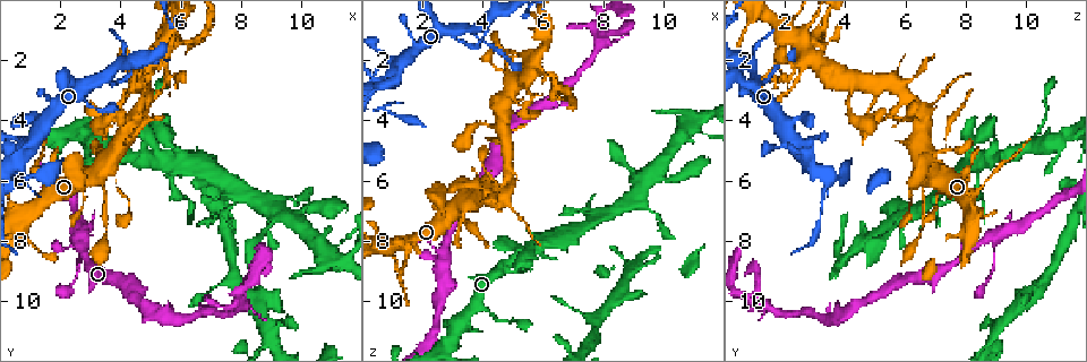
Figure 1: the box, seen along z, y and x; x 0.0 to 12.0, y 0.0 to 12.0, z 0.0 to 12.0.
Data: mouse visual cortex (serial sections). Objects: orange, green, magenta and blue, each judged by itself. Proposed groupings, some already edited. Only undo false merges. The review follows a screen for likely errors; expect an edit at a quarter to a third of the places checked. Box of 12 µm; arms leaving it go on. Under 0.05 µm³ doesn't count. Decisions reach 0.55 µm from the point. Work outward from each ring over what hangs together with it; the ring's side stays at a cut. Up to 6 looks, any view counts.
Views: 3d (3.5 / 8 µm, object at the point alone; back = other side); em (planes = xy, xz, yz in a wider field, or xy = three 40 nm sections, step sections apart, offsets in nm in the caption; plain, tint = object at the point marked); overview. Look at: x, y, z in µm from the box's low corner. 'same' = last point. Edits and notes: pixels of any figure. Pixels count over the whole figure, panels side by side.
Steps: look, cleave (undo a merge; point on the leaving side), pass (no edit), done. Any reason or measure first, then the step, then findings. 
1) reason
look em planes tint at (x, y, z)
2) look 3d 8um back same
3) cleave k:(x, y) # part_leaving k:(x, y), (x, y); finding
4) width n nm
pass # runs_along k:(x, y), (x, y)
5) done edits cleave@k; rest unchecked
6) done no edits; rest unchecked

a narrow waist
look 3d 3.5um back at (5.6, 1.1, 2.3)

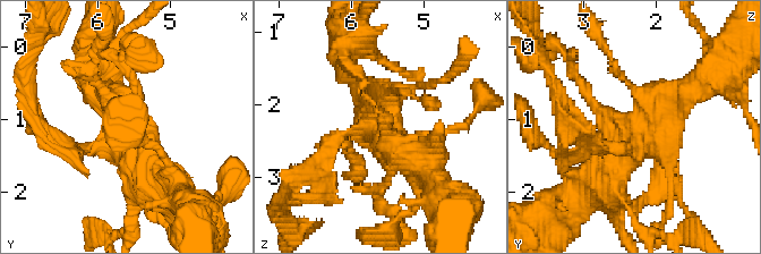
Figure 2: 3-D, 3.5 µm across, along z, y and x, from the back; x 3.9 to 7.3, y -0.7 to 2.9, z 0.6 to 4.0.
look em planes tint same

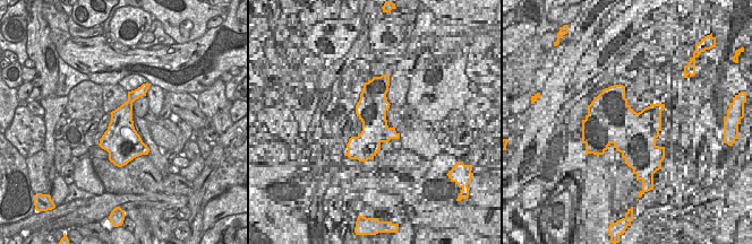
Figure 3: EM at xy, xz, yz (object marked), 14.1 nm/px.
pass # runs_along 2:(601, 184), (668, 94), (686, 91); all the same cell

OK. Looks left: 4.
thin arm on a thick one
look 3d 3.5um at (3.4, 2.6, 1.0)

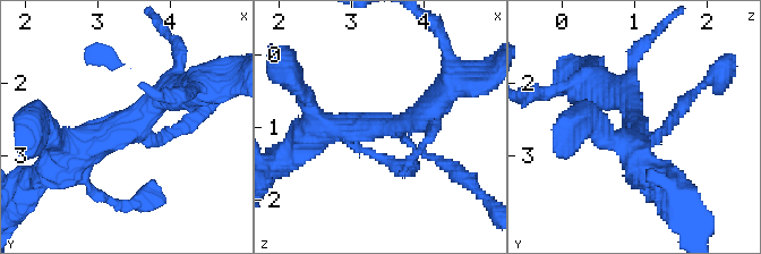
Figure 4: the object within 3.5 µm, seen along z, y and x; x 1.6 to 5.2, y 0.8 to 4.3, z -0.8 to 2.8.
now the EM
look em xy step 5 tint at (3.50, 2.70, 1.00)

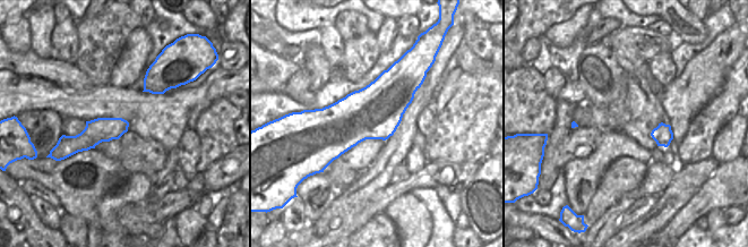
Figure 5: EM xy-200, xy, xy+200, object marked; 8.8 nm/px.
look em xy step 2 tint same

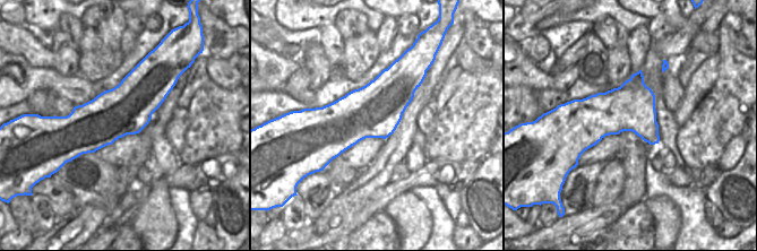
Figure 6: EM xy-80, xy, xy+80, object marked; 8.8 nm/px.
width 480 nm
pass # runs_along 4:(62, 155), (185, 93); continuous, no second cell

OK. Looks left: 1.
done no edits; rest unchecked

